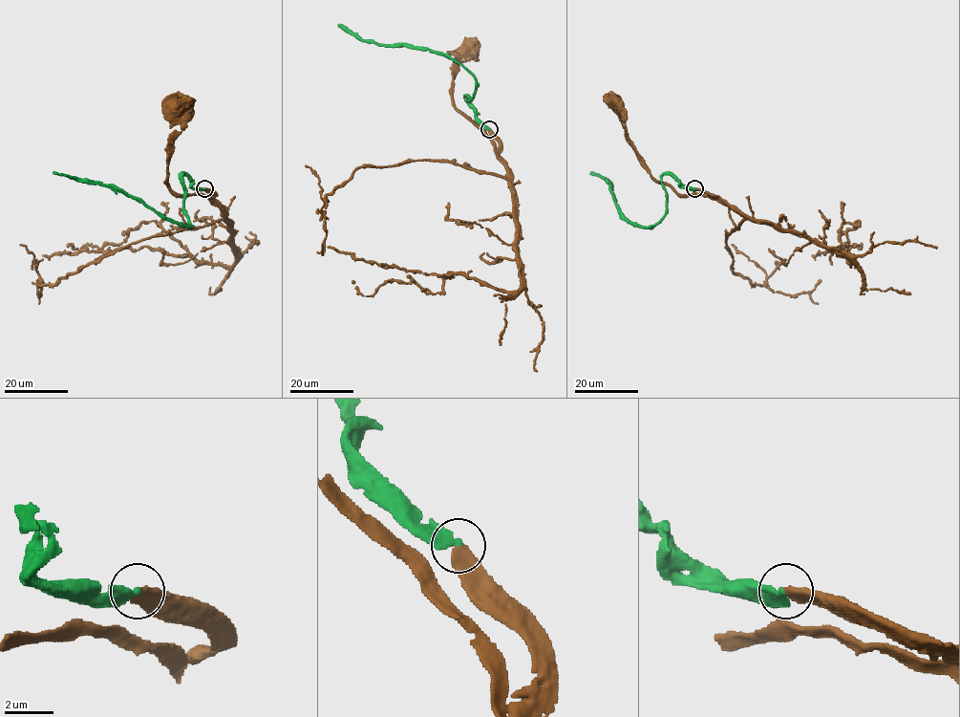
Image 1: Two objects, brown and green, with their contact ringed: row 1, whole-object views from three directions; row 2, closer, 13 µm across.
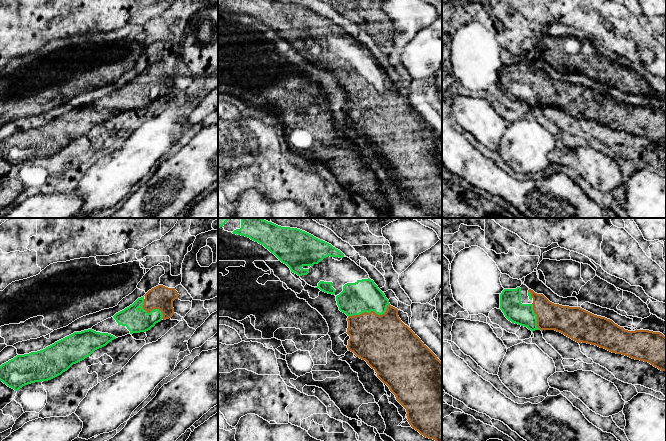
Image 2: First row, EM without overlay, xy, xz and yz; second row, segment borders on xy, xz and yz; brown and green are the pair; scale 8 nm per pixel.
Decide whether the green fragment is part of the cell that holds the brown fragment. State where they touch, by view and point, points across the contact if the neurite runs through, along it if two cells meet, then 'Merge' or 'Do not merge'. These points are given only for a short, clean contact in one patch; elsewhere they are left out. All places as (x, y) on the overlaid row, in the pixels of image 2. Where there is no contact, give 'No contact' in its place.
Touches brown at xz (371, 311). Merge

